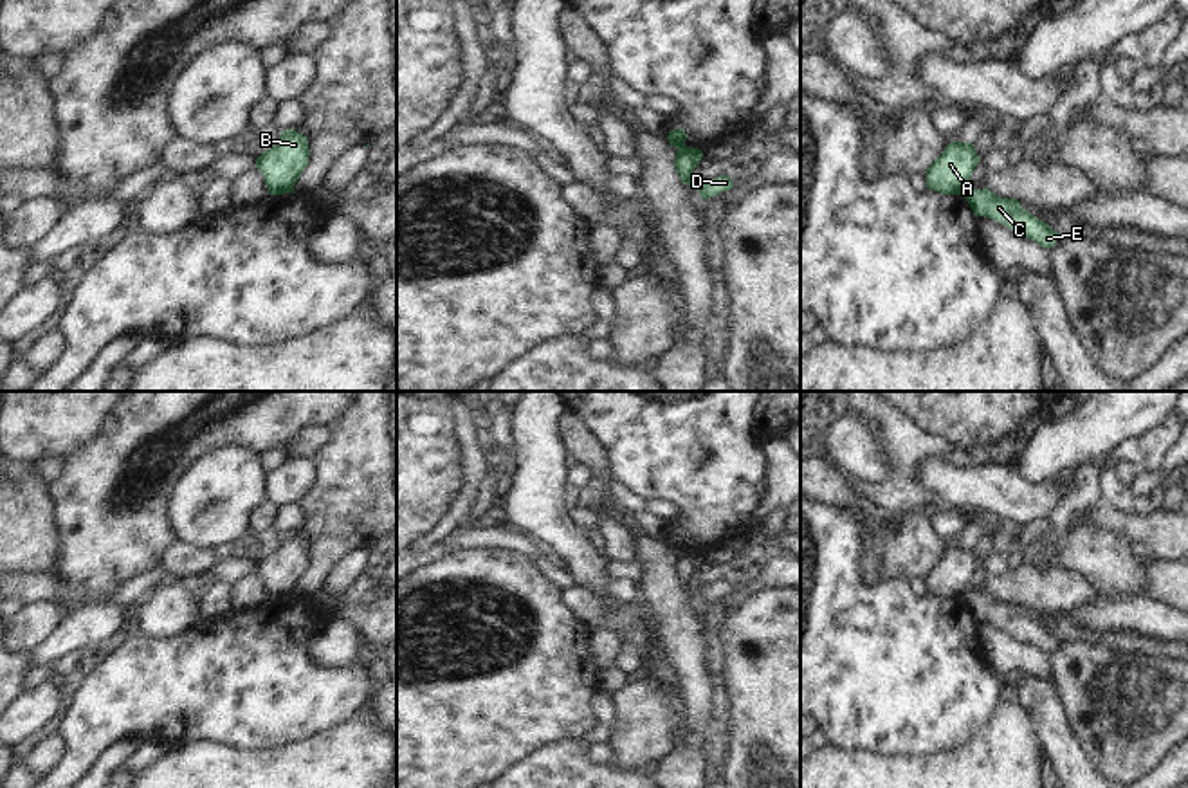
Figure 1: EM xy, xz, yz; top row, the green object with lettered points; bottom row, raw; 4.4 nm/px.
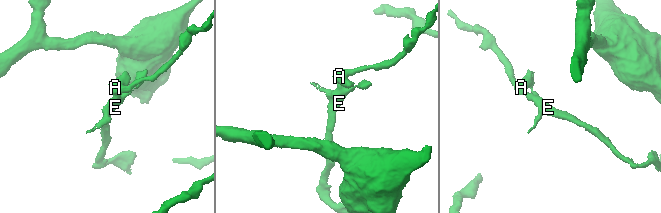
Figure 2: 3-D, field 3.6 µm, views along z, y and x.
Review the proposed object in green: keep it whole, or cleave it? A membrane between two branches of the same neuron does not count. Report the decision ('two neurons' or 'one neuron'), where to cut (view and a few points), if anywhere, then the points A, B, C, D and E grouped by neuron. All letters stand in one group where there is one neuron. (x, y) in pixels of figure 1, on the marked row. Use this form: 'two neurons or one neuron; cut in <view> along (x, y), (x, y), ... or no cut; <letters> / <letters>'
two neurons; cut in yz along (968, 181), (958, 193); A B / C D E

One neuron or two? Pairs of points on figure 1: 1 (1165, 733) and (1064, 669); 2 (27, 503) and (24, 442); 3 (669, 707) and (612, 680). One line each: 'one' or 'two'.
1: one
2: two
3: two

